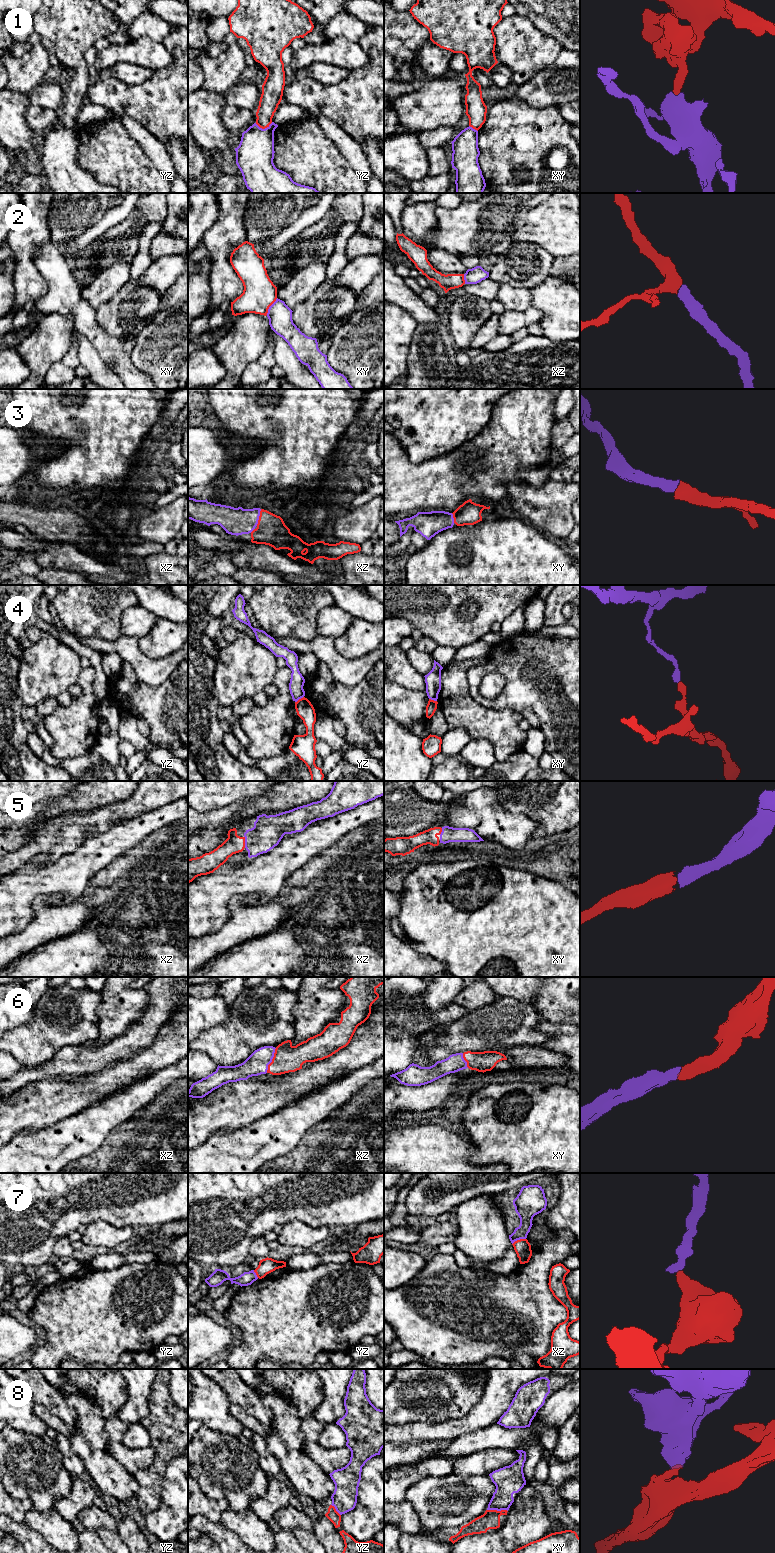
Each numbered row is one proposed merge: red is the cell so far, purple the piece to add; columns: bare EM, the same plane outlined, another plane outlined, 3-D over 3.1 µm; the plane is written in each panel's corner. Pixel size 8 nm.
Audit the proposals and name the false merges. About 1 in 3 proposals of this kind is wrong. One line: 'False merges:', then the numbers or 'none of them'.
False merges: 1, 4, 7, 8

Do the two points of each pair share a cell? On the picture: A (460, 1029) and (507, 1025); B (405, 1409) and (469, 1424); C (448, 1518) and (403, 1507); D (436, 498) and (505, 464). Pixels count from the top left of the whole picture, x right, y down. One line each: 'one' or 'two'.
A: one
B: two
C: two
D: one

